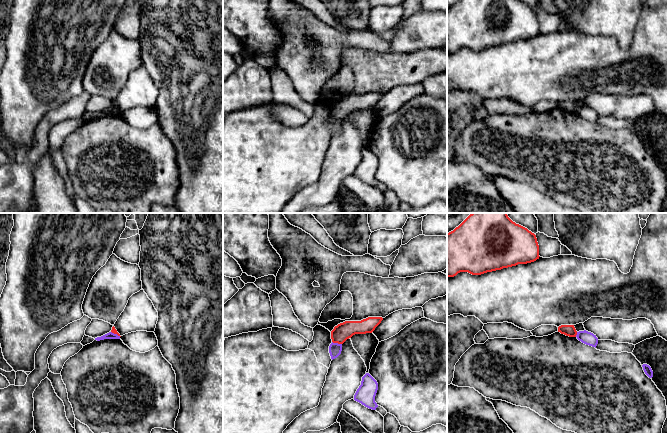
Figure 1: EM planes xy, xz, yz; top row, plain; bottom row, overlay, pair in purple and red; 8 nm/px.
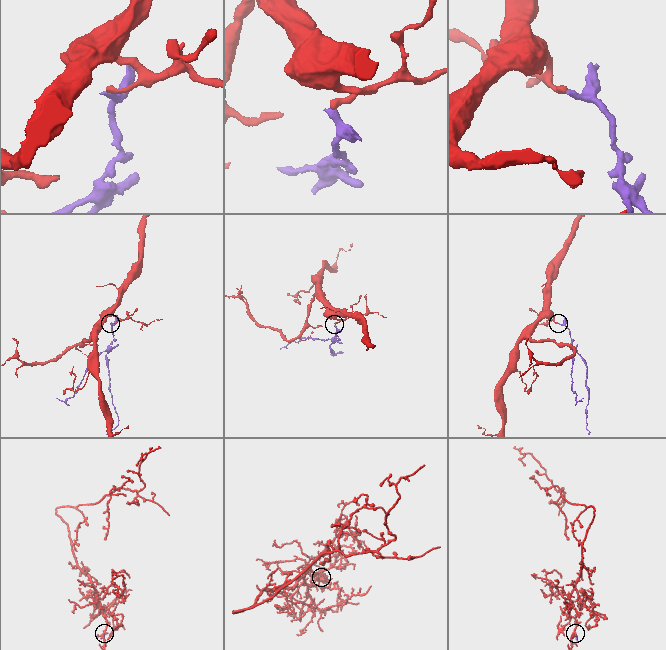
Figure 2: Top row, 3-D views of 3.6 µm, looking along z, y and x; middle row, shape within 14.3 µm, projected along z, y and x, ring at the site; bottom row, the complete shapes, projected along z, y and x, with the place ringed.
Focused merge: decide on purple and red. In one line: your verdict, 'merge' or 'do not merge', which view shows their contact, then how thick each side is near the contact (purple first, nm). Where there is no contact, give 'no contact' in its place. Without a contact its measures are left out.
do not merge | xz | 100/140 nm

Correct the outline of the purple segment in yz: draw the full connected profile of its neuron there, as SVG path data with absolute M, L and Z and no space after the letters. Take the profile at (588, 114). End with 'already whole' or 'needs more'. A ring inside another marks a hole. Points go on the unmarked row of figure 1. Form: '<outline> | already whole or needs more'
M586 106L577 108L576 113L582 119L595 124L598 120L598 114L596 113L596 111Z | already whole

